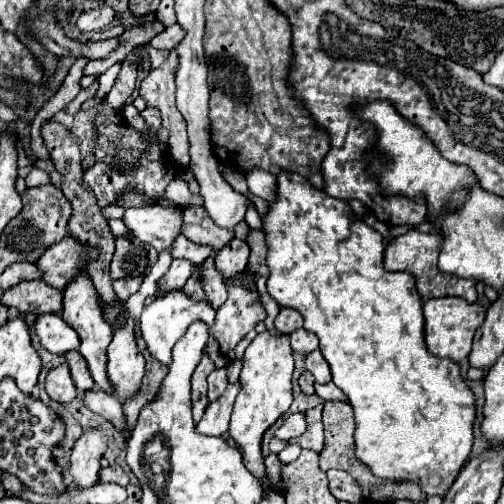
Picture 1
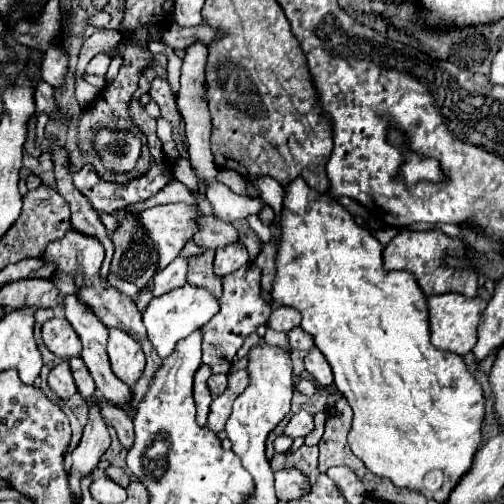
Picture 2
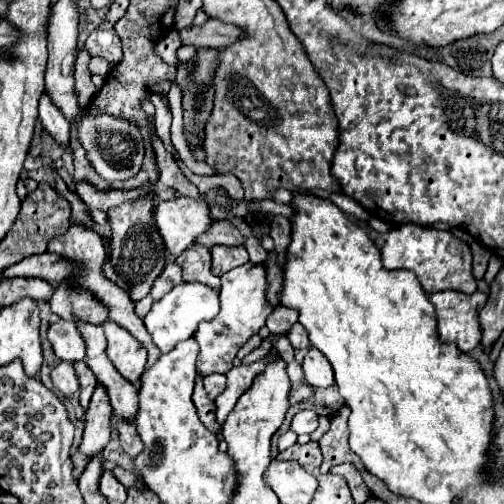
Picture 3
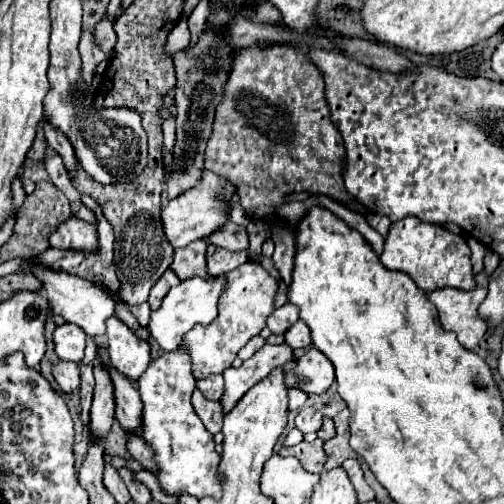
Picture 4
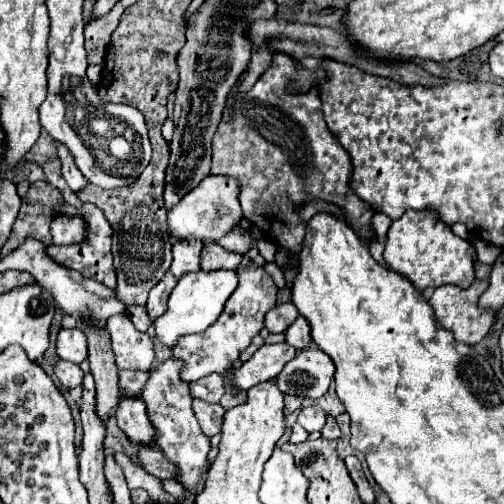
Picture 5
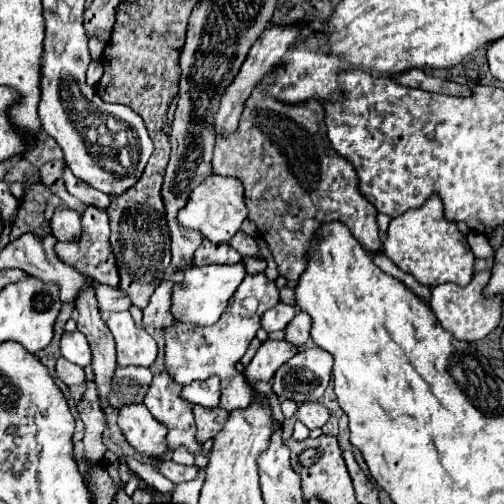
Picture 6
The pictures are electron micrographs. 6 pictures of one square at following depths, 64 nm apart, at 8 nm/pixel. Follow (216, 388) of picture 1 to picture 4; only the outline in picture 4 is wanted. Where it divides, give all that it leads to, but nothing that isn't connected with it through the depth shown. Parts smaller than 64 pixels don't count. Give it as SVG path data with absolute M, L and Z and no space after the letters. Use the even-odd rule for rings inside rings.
M212 374L208 378L198 380L196 388L204 394L204 398L220 400L220 396L224 394L224 378L222 378L222 374Z

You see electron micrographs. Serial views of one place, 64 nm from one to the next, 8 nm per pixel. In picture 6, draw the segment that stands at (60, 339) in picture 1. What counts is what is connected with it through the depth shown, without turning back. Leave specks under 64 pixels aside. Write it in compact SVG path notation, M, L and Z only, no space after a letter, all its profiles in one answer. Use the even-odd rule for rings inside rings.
M78 330L76 332L66 332L62 336L62 342L60 342L60 350L62 350L62 356L78 366L88 366L92 362L92 352L90 352L90 346L88 346L88 340L84 334L80 334Z

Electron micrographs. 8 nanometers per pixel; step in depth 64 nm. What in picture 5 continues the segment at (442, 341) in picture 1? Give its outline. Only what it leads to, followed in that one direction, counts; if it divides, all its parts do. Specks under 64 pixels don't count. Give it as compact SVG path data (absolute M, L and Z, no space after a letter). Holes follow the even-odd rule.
M474 280L470 288L460 288L460 286L450 286L450 284L438 286L434 294L430 296L430 306L438 322L442 324L442 328L450 330L458 342L466 342L470 346L478 344L490 332L492 324L496 322L496 312L478 306L478 298L486 288L488 288L488 280Z

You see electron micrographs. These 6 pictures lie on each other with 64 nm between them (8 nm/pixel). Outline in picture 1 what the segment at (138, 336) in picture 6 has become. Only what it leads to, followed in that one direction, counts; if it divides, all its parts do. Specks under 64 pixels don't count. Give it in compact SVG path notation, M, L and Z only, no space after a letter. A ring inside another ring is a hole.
M130 324L126 328L114 330L112 342L108 346L108 380L112 382L112 394L116 398L120 398L122 402L128 400L128 398L132 398L140 390L142 376L144 376L144 364L146 364L142 352L136 346L136 338L134 338L132 330L134 328Z

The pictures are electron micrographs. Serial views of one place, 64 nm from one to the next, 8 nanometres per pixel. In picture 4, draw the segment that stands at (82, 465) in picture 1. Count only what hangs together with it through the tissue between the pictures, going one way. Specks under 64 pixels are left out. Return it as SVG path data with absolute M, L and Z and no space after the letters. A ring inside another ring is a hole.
M98 358L92 362L92 368L96 378L96 390L94 390L92 410L90 410L90 432L92 432L92 438L102 440L112 426L116 402L114 402L114 388L112 388L108 370L102 366Z

